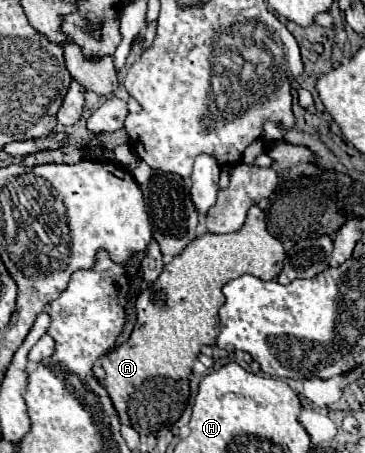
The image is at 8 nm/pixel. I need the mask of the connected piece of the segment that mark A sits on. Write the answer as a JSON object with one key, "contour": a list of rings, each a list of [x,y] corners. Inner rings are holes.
{"contour":[[[251,207],[249,215],[243,223],[243,227],[229,235],[211,235],[205,233],[201,237],[195,237],[183,253],[173,257],[153,281],[143,295],[137,299],[137,325],[131,333],[131,337],[119,345],[117,349],[109,351],[101,357],[101,367],[105,369],[105,389],[113,399],[113,405],[121,417],[123,425],[137,427],[137,433],[141,437],[157,433],[161,427],[173,425],[181,413],[185,411],[185,405],[189,401],[189,375],[195,359],[201,353],[203,345],[215,345],[219,335],[219,307],[223,305],[223,293],[221,287],[237,279],[245,273],[251,273],[253,277],[261,281],[273,281],[283,269],[285,251],[279,239],[271,237],[265,227],[265,213],[259,207]]]}

